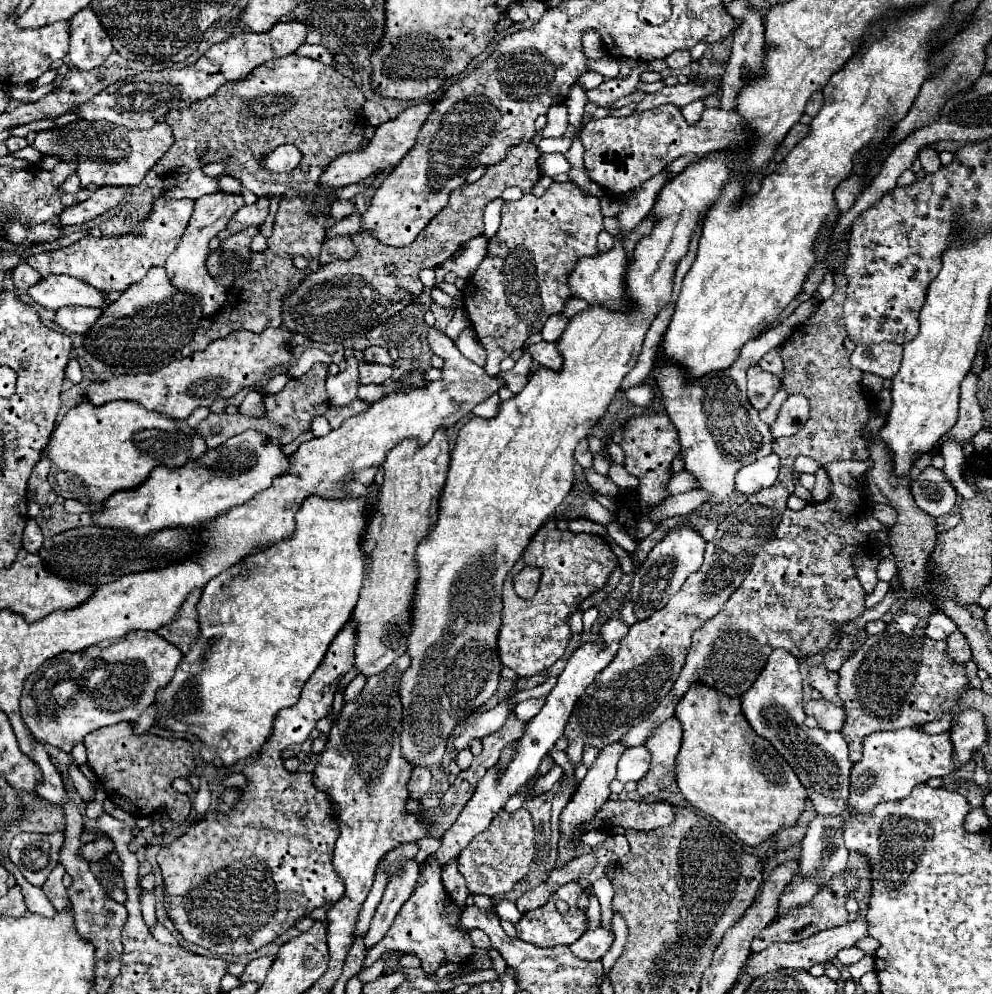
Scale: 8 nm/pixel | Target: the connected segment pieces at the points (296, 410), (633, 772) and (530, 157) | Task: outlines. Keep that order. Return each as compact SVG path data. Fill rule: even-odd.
M316 363L302 377L288 379L288 383L284 385L282 391L264 395L266 413L264 413L262 419L254 419L254 417L248 417L248 415L242 415L242 413L236 413L236 415L228 415L228 413L216 415L216 413L210 413L204 421L198 423L198 427L194 429L194 433L200 435L206 441L208 449L220 447L226 439L230 439L230 437L234 437L234 435L238 435L238 433L242 433L246 429L256 429L256 431L268 433L270 437L274 437L274 439L278 439L282 443L292 443L300 433L304 433L304 431L310 429L310 423L312 423L314 417L326 413L326 409L328 409L328 395L326 395L326 389L324 389L326 375L328 375L326 365L324 363ZM212 427L220 427L220 433L212 435L210 433Z
M644 745L630 747L618 761L618 781L638 781L648 773L650 767L650 751Z
M534 143L512 147L508 157L502 163L488 167L476 183L454 189L450 193L448 205L408 247L396 249L382 245L368 231L352 233L350 239L358 247L358 255L350 261L332 261L322 265L316 273L302 279L298 289L288 291L282 299L282 327L316 343L340 343L338 339L344 337L338 337L332 331L340 331L334 327L338 327L344 319L364 319L368 327L374 327L386 321L390 315L402 311L422 293L424 285L418 279L420 269L438 267L450 255L454 255L462 243L484 233L482 213L490 201L498 199L506 187L520 187L522 191L532 189L532 185L540 179L538 159L540 151Z

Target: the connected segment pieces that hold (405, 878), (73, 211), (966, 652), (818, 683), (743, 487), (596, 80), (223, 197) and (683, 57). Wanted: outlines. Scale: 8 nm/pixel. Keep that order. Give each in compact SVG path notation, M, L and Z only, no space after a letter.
M408 859L408 861L404 861L404 867L396 875L388 877L386 891L382 895L378 909L376 909L370 931L364 937L364 945L368 949L374 947L386 935L386 931L390 929L396 913L400 911L404 901L414 891L414 885L416 885L416 879L418 879L418 869L420 869L420 865L416 863L416 859Z
M100 187L94 191L84 203L78 203L74 207L68 207L60 215L60 223L64 225L80 225L84 221L96 219L112 209L116 209L126 197L126 187Z
M952 633L948 639L946 639L946 655L950 657L952 663L960 663L960 665L966 665L970 659L972 659L972 649L970 649L970 643L968 639L962 635L962 633Z
M812 667L808 673L808 681L814 689L822 693L822 699L834 703L836 707L842 707L842 699L838 699L838 673L824 669L824 667Z
M770 453L762 459L742 467L736 475L734 489L740 493L746 493L746 495L754 495L760 489L766 489L776 481L778 469L780 469L780 457L776 453Z
M584 73L584 75L578 79L578 83L584 85L586 89L594 89L594 87L598 87L602 81L604 81L604 77L602 77L600 73Z
M218 191L214 195L200 197L196 201L192 219L190 219L190 223L188 223L188 227L186 227L186 231L184 231L180 243L178 243L178 247L174 249L174 253L168 257L168 261L164 265L166 271L168 271L168 275L170 275L170 279L172 279L172 283L174 283L174 287L178 287L178 289L182 289L186 293L194 293L194 295L198 295L202 299L206 315L208 313L216 313L216 309L220 309L226 303L226 299L228 299L226 297L228 295L226 287L222 287L220 283L216 283L208 275L208 271L204 267L206 255L208 255L208 243L210 243L212 237L216 237L226 227L228 219L240 207L244 207L244 199L238 193L222 193L222 191Z
M674 51L672 55L666 57L666 65L670 69L682 69L690 63L690 53L688 51Z

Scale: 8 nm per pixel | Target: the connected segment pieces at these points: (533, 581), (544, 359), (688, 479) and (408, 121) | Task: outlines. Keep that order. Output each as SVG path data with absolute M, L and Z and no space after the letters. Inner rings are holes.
M524 567L524 571L514 577L514 589L520 597L532 597L540 583L540 571L538 567Z
M540 341L536 345L530 345L528 353L532 355L532 359L536 363L540 363L546 369L552 369L552 371L560 371L562 369L562 355L560 355L556 343Z
M680 471L672 477L672 481L668 483L668 491L674 495L674 493L686 493L686 491L692 491L694 489L694 477L688 473L688 471Z
M418 103L418 105L412 105L408 107L406 111L402 111L396 119L376 127L376 135L372 137L372 141L368 143L368 147L364 147L362 151L356 151L356 153L346 153L346 155L340 155L334 163L330 163L330 167L324 171L322 179L320 179L320 185L324 189L330 189L330 195L336 197L338 189L350 185L350 183L356 183L364 177L370 177L378 171L384 171L388 169L390 165L394 167L396 163L400 163L400 159L416 145L416 137L418 137L418 131L422 127L422 123L426 121L426 117L430 115L432 111L432 103Z

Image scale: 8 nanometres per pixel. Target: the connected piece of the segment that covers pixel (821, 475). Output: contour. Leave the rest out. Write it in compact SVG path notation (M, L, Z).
M820 469L816 473L816 487L812 489L812 501L820 503L824 499L830 497L830 477L826 473L826 469Z

